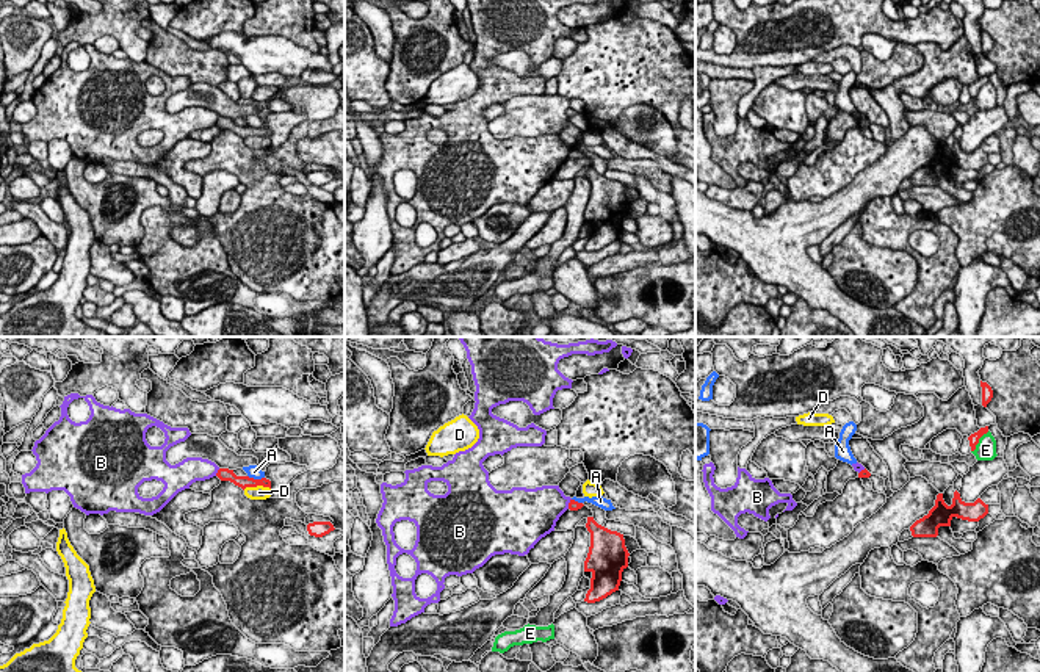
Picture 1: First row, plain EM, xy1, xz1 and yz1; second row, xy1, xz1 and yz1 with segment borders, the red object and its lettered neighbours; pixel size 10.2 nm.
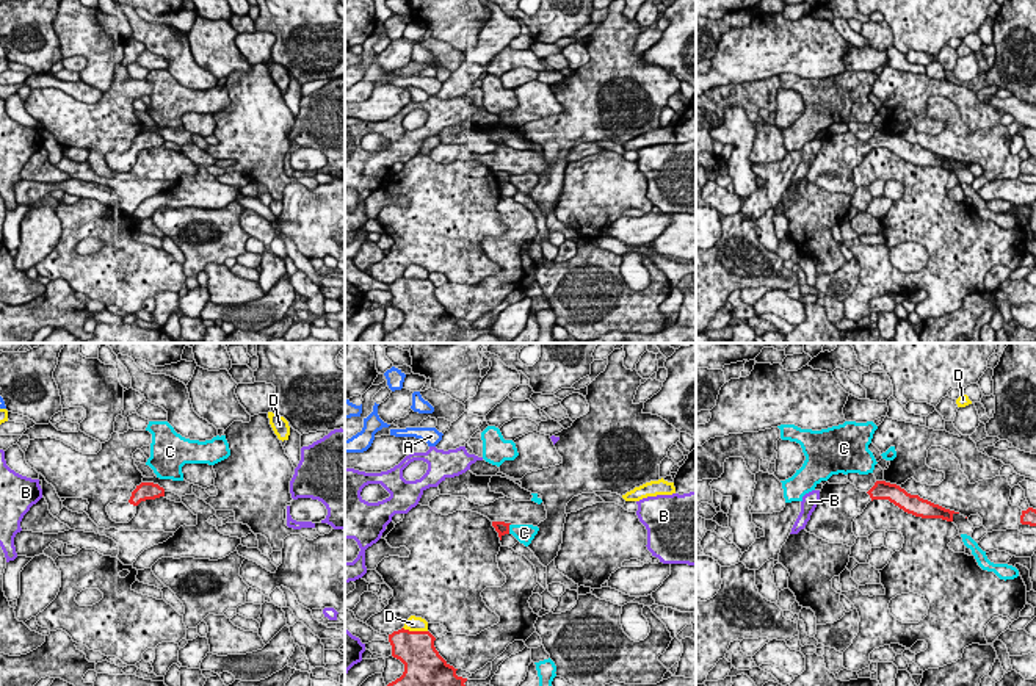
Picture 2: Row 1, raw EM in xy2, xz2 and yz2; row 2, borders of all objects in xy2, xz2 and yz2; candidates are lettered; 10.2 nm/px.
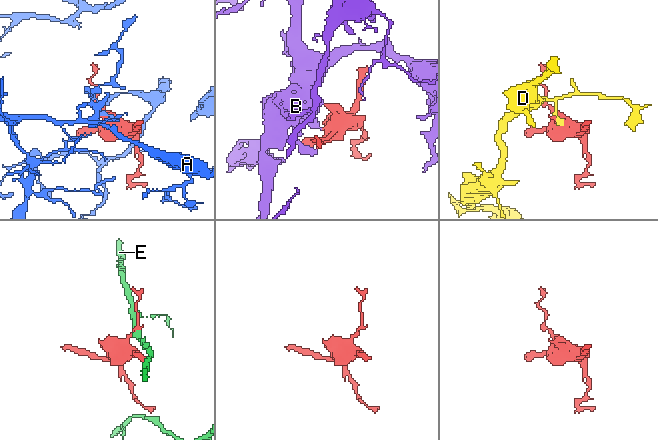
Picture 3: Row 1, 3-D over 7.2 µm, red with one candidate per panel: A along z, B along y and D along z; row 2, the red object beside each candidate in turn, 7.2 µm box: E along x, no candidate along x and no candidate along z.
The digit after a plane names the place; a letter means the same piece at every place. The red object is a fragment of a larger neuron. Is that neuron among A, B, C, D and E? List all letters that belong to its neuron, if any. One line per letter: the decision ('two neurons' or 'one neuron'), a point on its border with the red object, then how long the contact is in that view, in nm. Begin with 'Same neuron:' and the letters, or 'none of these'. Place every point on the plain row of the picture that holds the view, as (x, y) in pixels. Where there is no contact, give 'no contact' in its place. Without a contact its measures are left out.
Same neuron: none of these
A: two neurons | xy1 (256, 129) | 180 nm
B: two neurons | xy1 (218, 121) | 100 nm
C: two neurons | xz2 (508, 177) | 110 nm
D: two neurons | xy1 (256, 135) | 280 nm
E: two neurons | yz1 (978, 90) | 280 nm

